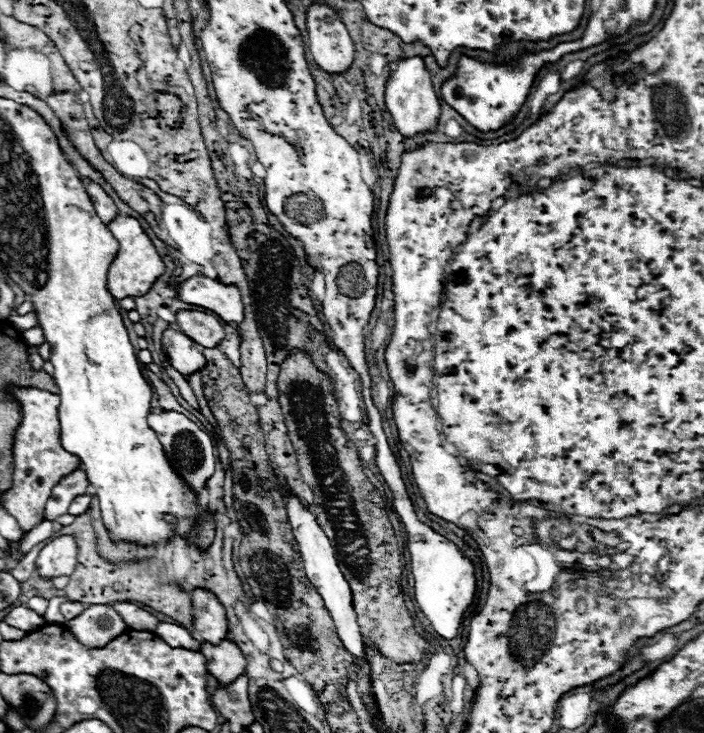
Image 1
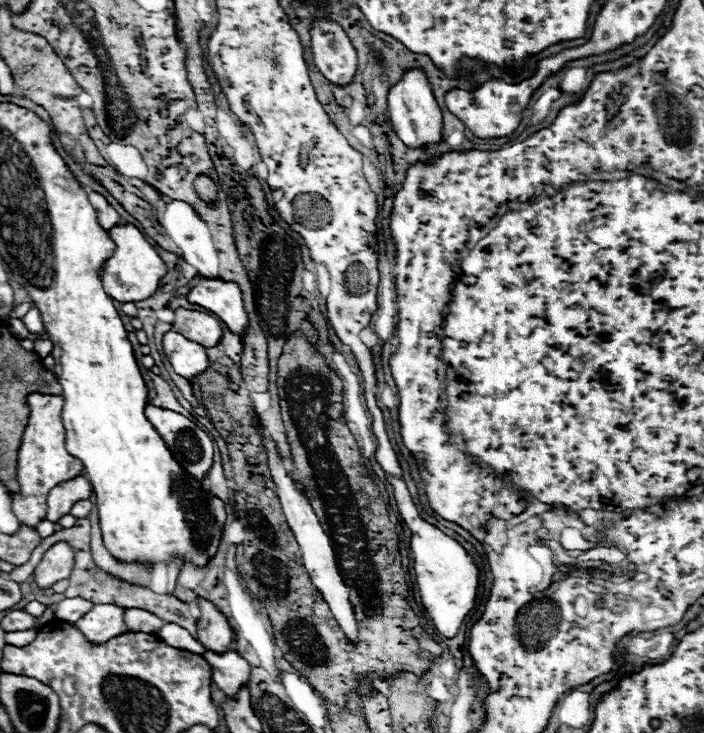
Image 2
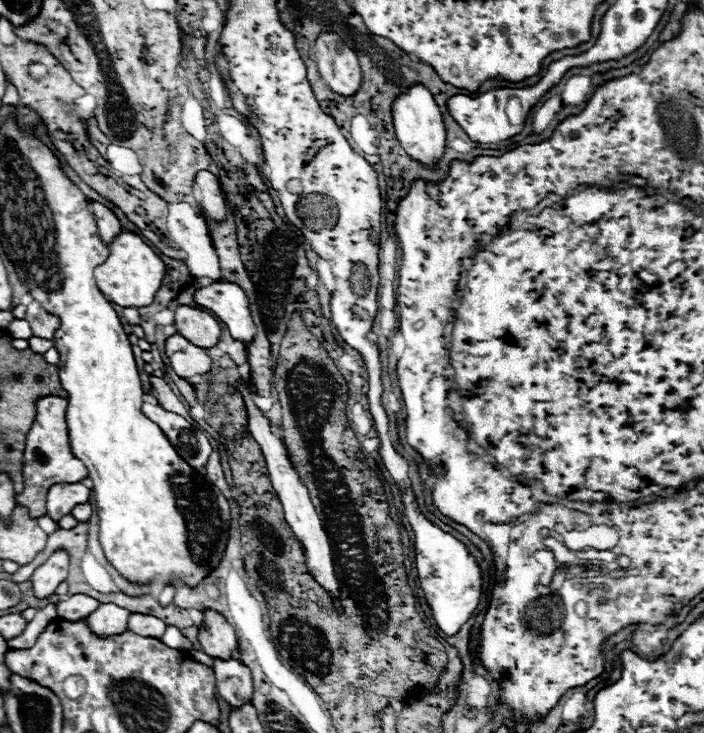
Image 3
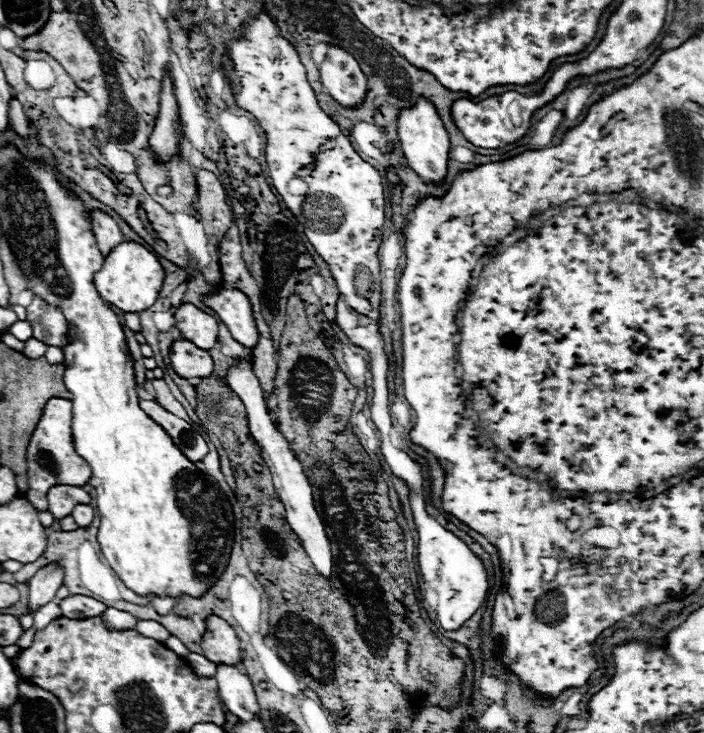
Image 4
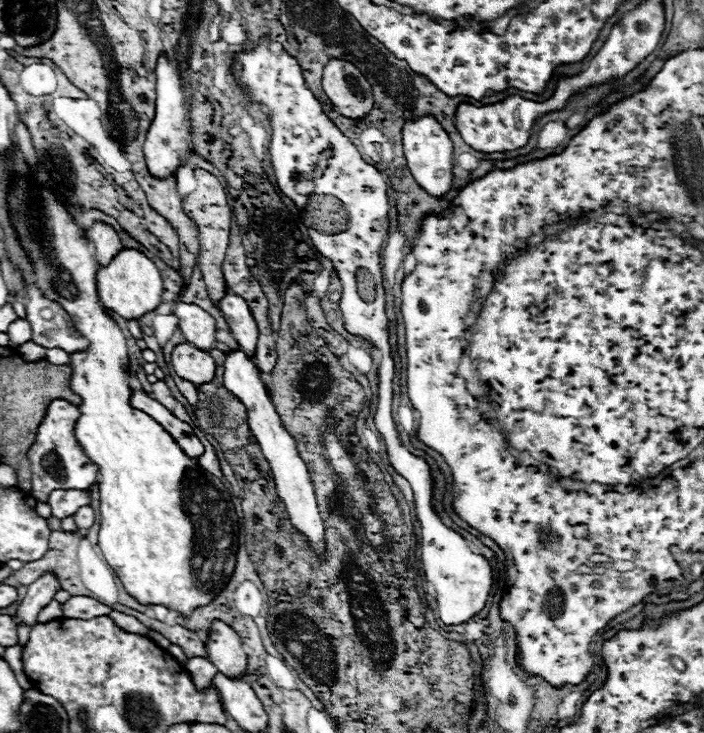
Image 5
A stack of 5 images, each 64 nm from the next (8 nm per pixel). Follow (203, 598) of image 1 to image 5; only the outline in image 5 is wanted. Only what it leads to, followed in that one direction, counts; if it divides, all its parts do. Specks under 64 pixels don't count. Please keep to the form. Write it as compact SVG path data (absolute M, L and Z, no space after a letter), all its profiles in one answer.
M216 620L212 624L212 634L208 634L208 660L218 668L218 672L228 678L242 678L246 674L248 658L242 650L240 636L228 626Z

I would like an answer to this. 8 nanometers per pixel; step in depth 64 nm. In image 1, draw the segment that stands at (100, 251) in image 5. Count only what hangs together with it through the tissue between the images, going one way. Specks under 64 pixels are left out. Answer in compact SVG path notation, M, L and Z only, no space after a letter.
M88 180L88 184L86 184L86 192L88 192L88 196L90 196L92 204L94 204L94 210L96 210L98 218L102 220L102 224L108 226L108 224L118 216L116 204L112 202L112 198L110 198L98 184L94 184L94 182L90 182L90 180Z

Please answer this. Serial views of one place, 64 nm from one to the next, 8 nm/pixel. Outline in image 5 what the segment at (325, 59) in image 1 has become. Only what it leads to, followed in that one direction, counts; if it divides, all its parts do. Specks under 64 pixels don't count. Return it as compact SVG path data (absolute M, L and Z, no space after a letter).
M330 60L322 74L322 88L334 108L356 124L374 108L374 96L362 72L346 60Z

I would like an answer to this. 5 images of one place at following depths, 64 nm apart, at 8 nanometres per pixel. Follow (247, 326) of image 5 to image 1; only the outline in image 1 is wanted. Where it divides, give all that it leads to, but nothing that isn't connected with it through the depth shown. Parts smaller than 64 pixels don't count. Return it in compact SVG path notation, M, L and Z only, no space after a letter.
M192 276L180 286L178 296L186 304L196 304L216 312L228 324L240 324L244 320L244 306L240 292L234 284L222 284L206 276Z

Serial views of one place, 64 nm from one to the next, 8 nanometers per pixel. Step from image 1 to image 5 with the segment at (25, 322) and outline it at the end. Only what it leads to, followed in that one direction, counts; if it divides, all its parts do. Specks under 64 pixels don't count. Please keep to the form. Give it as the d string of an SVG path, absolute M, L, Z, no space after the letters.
M28 284L26 318L32 326L32 342L44 348L62 348L70 352L86 352L88 340L74 328L68 312L54 300L48 300L36 284Z

